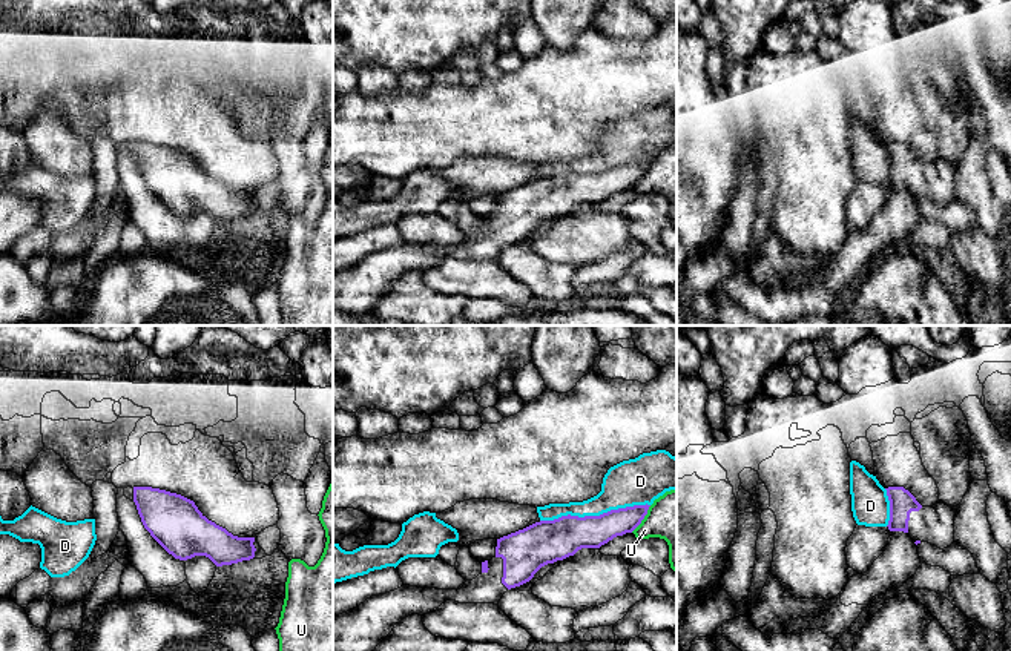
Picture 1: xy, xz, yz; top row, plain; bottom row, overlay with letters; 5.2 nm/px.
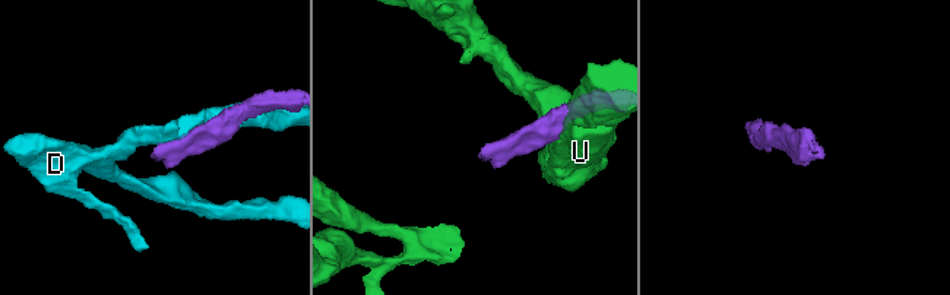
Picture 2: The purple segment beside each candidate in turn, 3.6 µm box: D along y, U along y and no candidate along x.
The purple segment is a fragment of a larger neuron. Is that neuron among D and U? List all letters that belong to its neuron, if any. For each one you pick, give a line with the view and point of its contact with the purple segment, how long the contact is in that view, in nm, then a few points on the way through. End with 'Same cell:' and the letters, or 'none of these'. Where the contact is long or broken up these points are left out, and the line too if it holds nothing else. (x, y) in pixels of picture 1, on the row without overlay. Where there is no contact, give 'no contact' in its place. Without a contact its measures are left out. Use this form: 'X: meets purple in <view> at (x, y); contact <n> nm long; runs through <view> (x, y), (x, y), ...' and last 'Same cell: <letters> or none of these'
Same cell: none of these

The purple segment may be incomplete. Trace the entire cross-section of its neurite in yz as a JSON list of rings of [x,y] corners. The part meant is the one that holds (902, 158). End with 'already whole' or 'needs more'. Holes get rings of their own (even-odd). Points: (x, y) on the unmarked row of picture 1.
[[[888,143],[890,187],[907,189],[914,200],[928,198],[940,206],[954,200],[954,164],[943,158],[922,163],[904,143]]] | needs more

